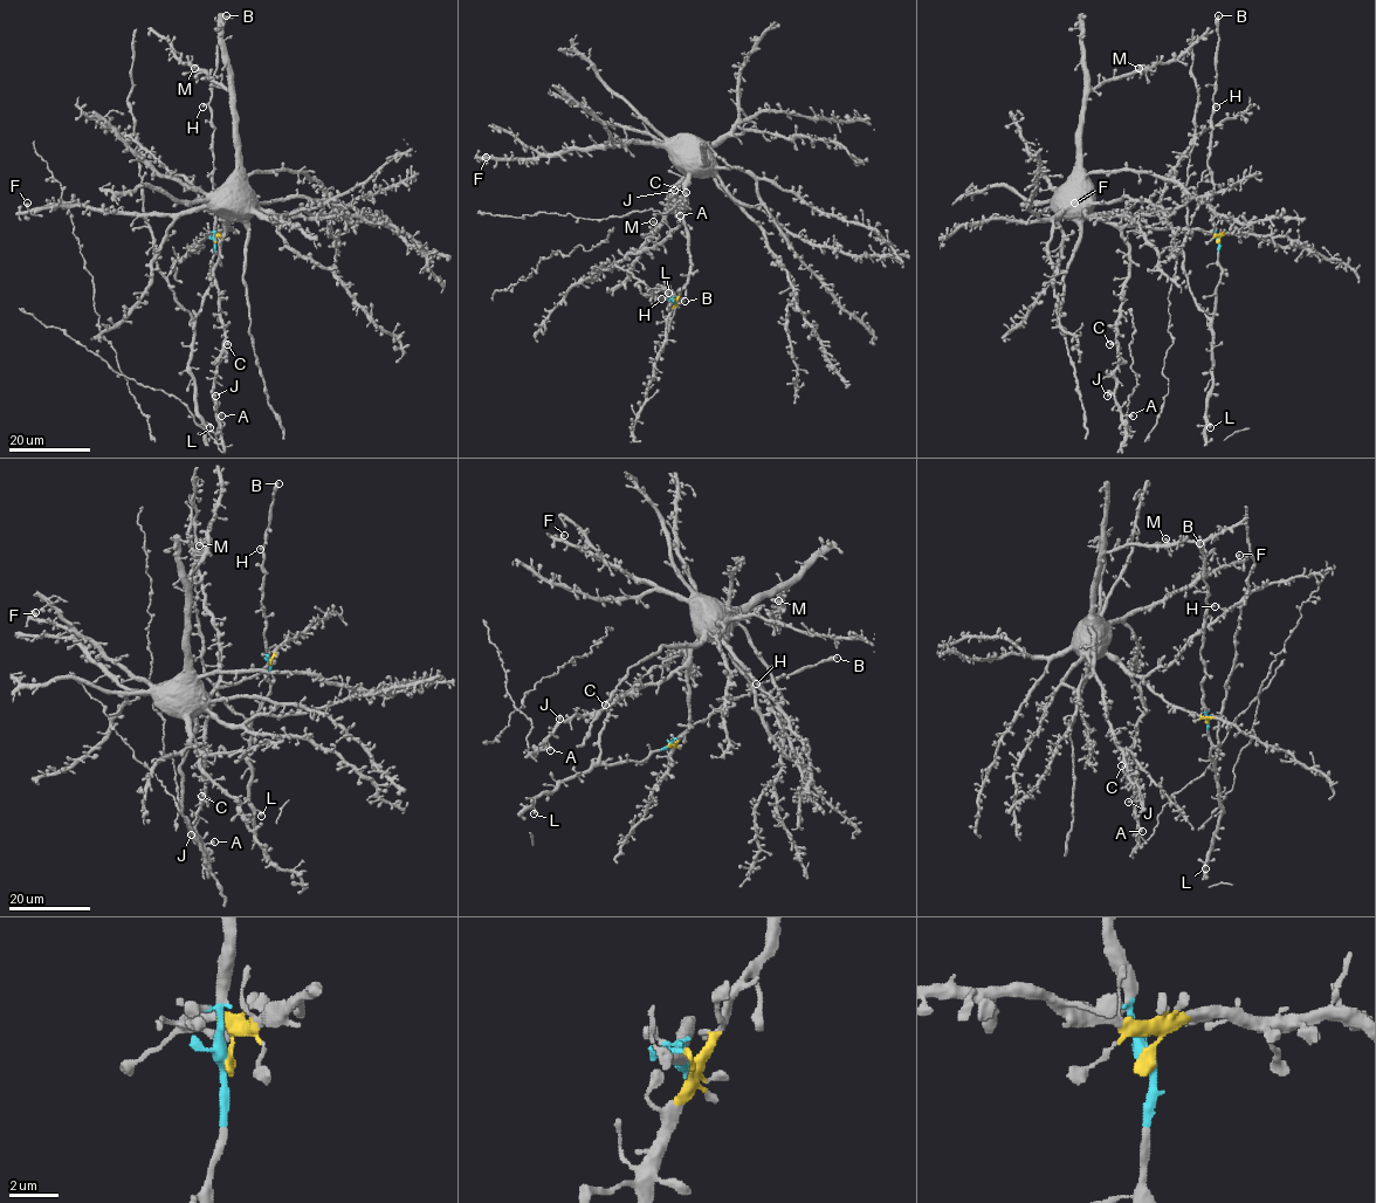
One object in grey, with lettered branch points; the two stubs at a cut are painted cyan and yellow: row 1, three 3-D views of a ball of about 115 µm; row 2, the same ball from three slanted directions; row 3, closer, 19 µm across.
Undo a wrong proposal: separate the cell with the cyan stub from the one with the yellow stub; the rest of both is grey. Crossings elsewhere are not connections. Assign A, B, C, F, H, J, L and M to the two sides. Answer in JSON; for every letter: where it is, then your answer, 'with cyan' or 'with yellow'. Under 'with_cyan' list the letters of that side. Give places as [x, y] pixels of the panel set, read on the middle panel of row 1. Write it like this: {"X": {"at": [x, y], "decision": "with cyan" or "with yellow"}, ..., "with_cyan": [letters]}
{"A": {"at": [680, 215], "decision": "with yellow"}, "B": {"at": [685, 301], "decision": "with cyan"}, "C": {"at": [686, 192], "decision": "with yellow"}, "F": {"at": [486, 157], "decision": "with yellow"}, "H": {"at": [661, 298], "decision": "with cyan"}, "J": {"at": [674, 190], "decision": "with yellow"}, "L": {"at": [668, 293], "decision": "with cyan"}, "M": {"at": [653, 221], "decision": "with yellow"}, "with_cyan": ["B", "H", "L"]}

